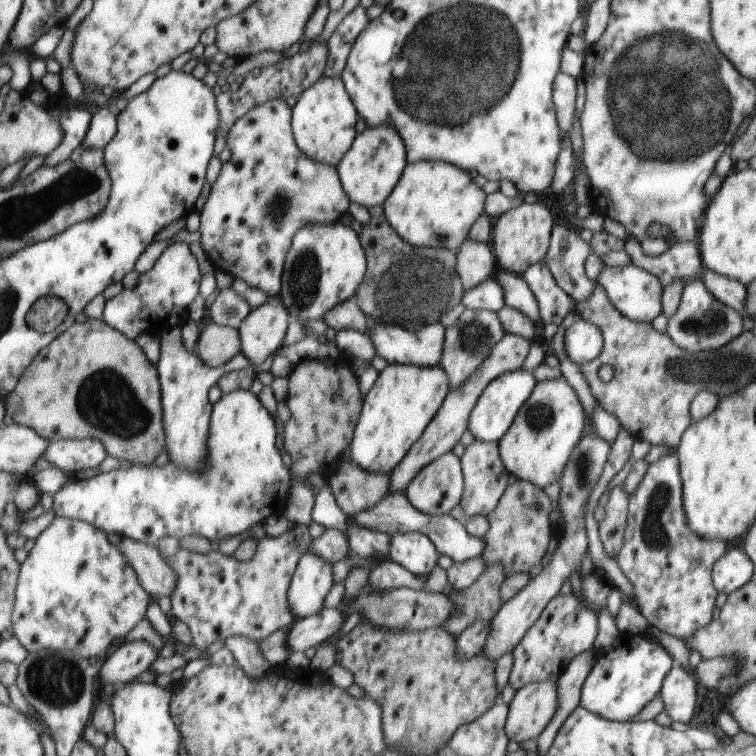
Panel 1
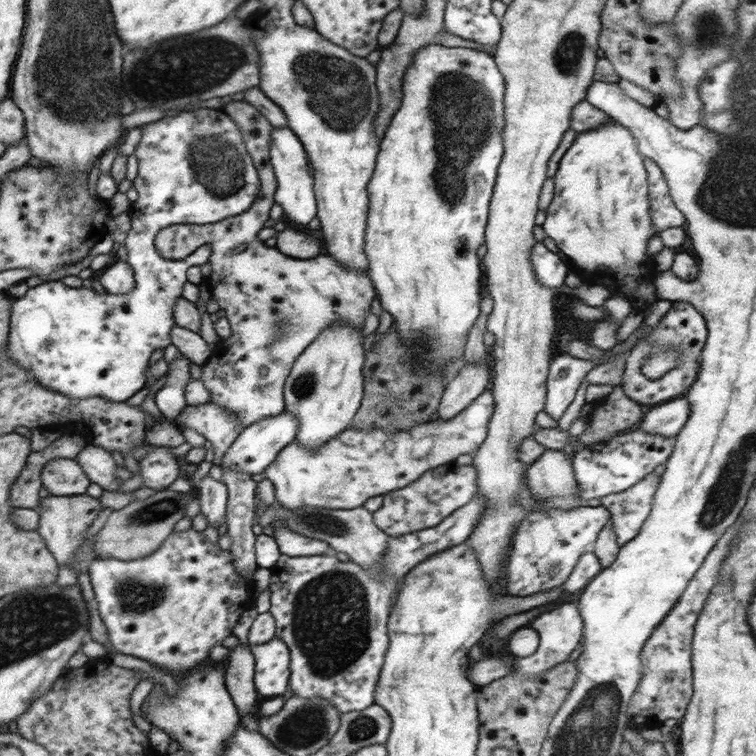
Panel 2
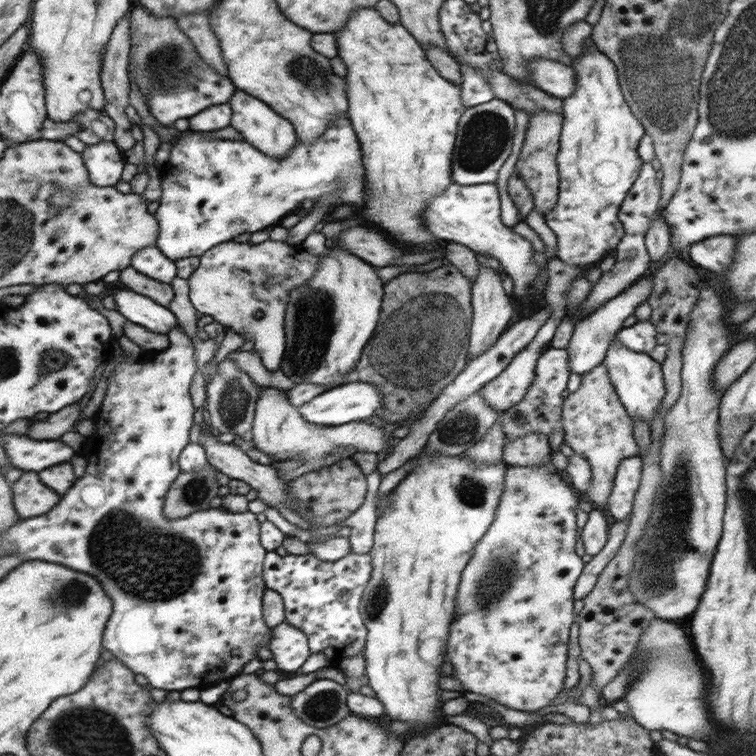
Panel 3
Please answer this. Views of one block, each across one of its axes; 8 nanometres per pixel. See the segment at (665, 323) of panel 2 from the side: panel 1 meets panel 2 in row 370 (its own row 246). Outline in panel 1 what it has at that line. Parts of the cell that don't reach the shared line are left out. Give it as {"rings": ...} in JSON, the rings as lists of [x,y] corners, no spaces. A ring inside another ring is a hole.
{"rings":[[[628,235],[624,249],[631,256],[631,263],[659,278],[663,288],[676,279],[688,281],[699,278],[704,266],[698,243],[672,239],[669,244],[664,254],[651,257],[644,254],[641,242],[635,236]]]}

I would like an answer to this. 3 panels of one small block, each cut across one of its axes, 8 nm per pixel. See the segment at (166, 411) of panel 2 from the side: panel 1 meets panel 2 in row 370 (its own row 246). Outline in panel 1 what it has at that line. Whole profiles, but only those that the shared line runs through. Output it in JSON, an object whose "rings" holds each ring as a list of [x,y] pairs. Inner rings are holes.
{"rings":[[[174,242],[162,252],[154,266],[147,272],[139,274],[138,284],[122,291],[107,300],[102,320],[113,329],[128,338],[140,333],[162,334],[182,327],[190,318],[190,304],[199,295],[200,270],[190,245],[186,242]]]}

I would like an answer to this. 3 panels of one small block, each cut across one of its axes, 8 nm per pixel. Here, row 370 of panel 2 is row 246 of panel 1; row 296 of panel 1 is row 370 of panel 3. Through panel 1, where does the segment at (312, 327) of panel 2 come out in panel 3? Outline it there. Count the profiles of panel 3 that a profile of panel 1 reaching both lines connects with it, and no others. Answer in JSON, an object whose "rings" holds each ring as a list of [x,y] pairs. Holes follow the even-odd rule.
{"rings":[[[270,239],[256,245],[233,240],[222,242],[199,256],[199,267],[187,278],[189,297],[196,311],[213,317],[244,340],[253,340],[263,365],[275,372],[286,350],[283,322],[289,290],[314,274],[319,258],[299,246]]]}

